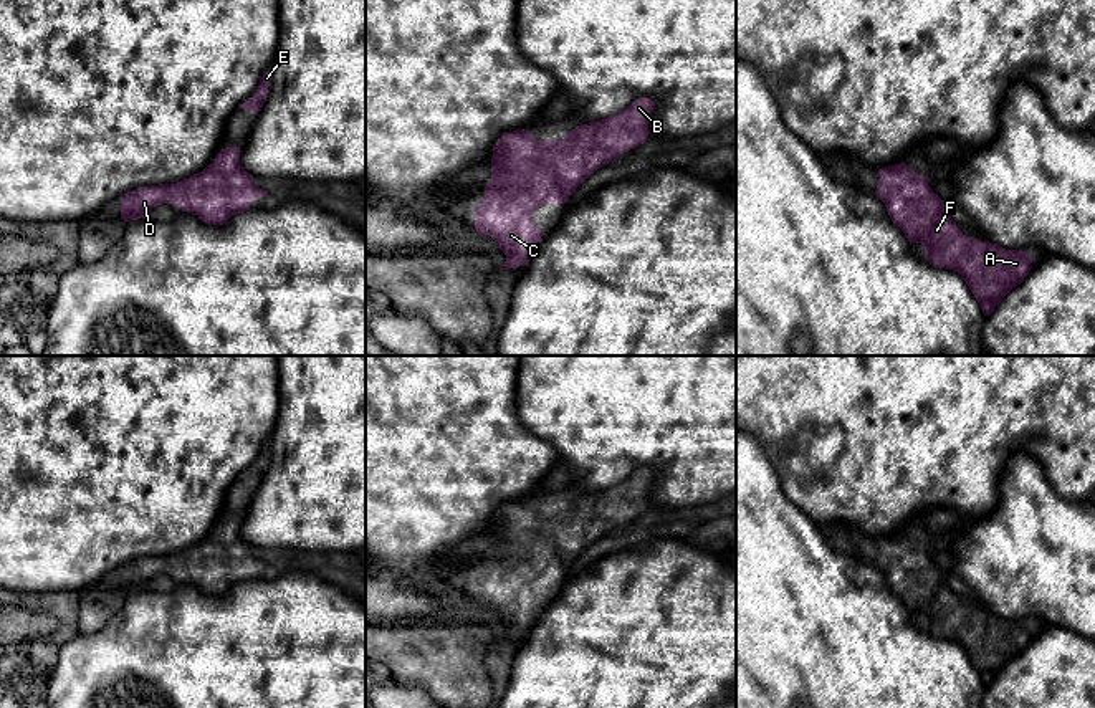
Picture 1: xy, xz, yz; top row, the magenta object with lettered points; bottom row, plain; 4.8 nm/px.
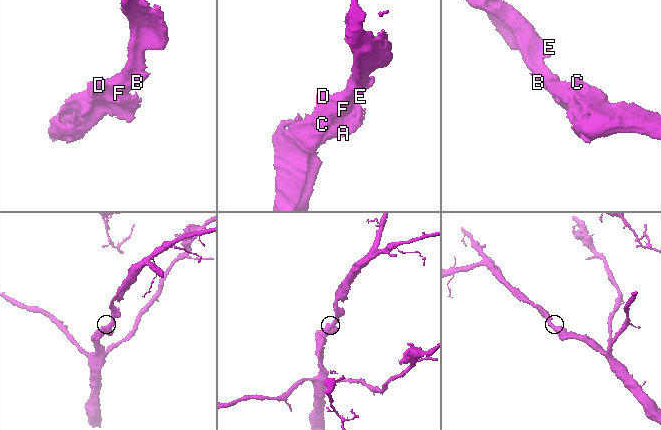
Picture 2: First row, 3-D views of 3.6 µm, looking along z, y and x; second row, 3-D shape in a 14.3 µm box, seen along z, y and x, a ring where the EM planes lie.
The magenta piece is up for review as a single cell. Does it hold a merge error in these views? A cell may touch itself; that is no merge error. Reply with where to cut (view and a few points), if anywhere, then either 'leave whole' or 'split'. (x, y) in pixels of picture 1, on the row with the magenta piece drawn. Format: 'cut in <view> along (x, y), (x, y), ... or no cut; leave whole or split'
no cut; leave whole

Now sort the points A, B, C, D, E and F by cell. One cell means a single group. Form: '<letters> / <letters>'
A B C D E F

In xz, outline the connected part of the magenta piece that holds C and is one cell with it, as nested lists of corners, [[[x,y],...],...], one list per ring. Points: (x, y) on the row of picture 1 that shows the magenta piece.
[[[638,98],[625,111],[581,124],[557,142],[536,141],[524,129],[495,142],[491,179],[485,200],[475,207],[475,230],[498,242],[506,255],[501,270],[528,265],[533,258],[543,242],[533,213],[543,203],[567,203],[597,169],[647,141],[653,109],[650,98]]]

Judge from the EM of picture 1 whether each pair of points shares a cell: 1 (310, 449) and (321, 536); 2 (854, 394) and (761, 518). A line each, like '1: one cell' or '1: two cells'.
1: one cell
2: two cells

